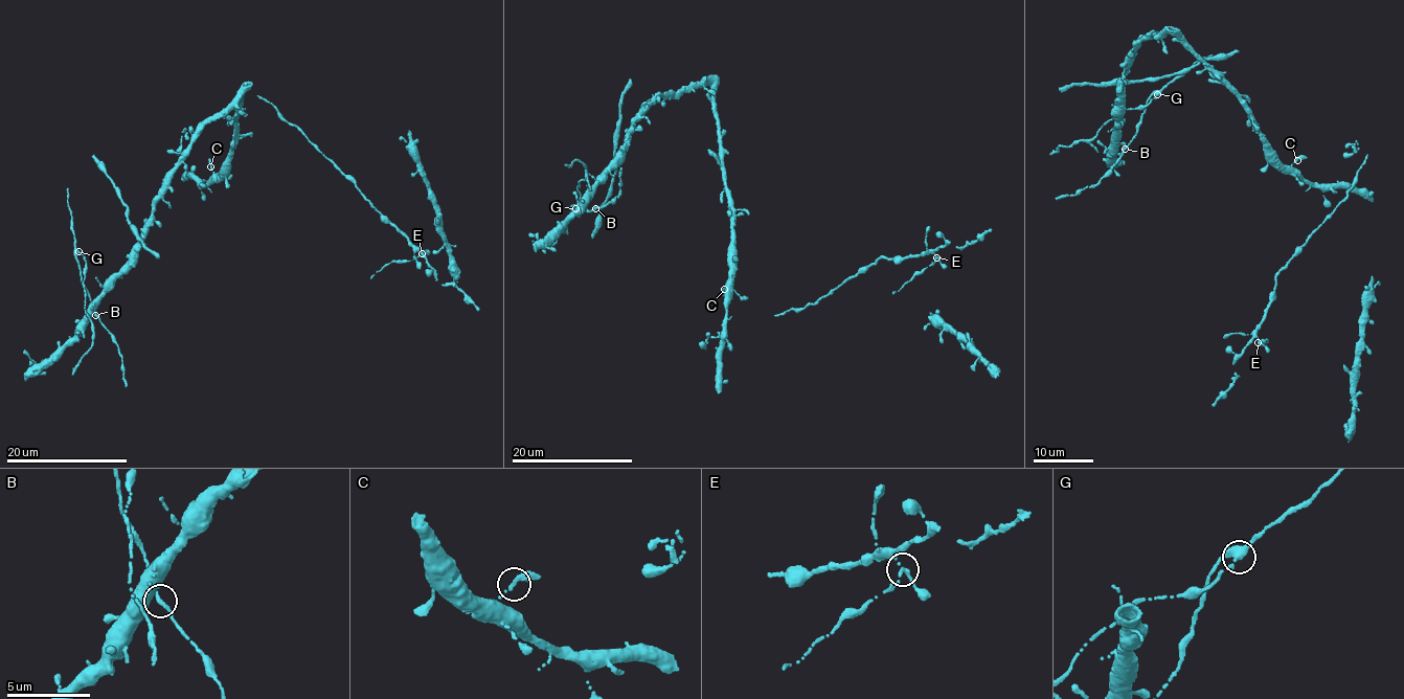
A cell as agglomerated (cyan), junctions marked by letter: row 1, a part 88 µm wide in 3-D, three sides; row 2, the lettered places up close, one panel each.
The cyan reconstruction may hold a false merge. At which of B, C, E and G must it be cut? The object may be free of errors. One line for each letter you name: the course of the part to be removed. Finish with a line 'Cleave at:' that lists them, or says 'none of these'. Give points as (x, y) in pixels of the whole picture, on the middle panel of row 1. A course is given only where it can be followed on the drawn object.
E: (935, 257), (933, 264), (915, 272), (893, 292)
Cleave at: E

